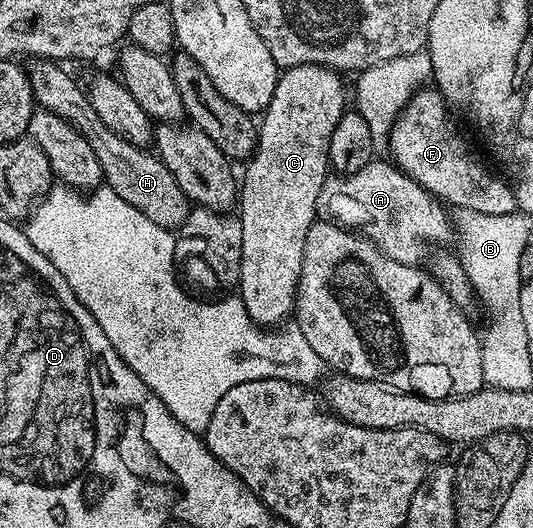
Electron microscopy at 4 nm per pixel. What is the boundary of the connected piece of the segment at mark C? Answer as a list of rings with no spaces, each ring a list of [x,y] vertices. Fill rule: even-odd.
[[[302,64],[301,66],[290,66],[287,67],[277,77],[276,79],[276,88],[274,90],[274,96],[270,100],[270,104],[267,106],[267,108],[262,111],[262,119],[264,118],[264,123],[261,121],[258,126],[258,131],[259,131],[259,138],[257,140],[256,144],[256,150],[255,153],[252,154],[250,158],[248,158],[246,165],[244,167],[244,178],[242,174],[242,181],[239,183],[238,186],[238,217],[240,220],[240,223],[242,224],[242,272],[240,273],[240,284],[238,287],[238,296],[242,300],[242,304],[246,308],[246,312],[251,316],[252,321],[256,323],[257,326],[261,328],[276,328],[281,325],[285,321],[284,318],[293,313],[296,308],[296,289],[298,288],[298,280],[300,279],[300,273],[302,272],[302,248],[306,248],[306,232],[310,232],[310,228],[312,227],[312,223],[317,221],[318,215],[316,212],[316,205],[318,204],[318,192],[322,192],[322,184],[330,177],[330,167],[328,165],[328,149],[330,148],[330,136],[334,132],[334,128],[338,124],[338,120],[341,118],[344,113],[346,113],[346,106],[344,106],[344,82],[339,73],[334,70],[328,69],[326,66],[315,66],[314,64]]]

